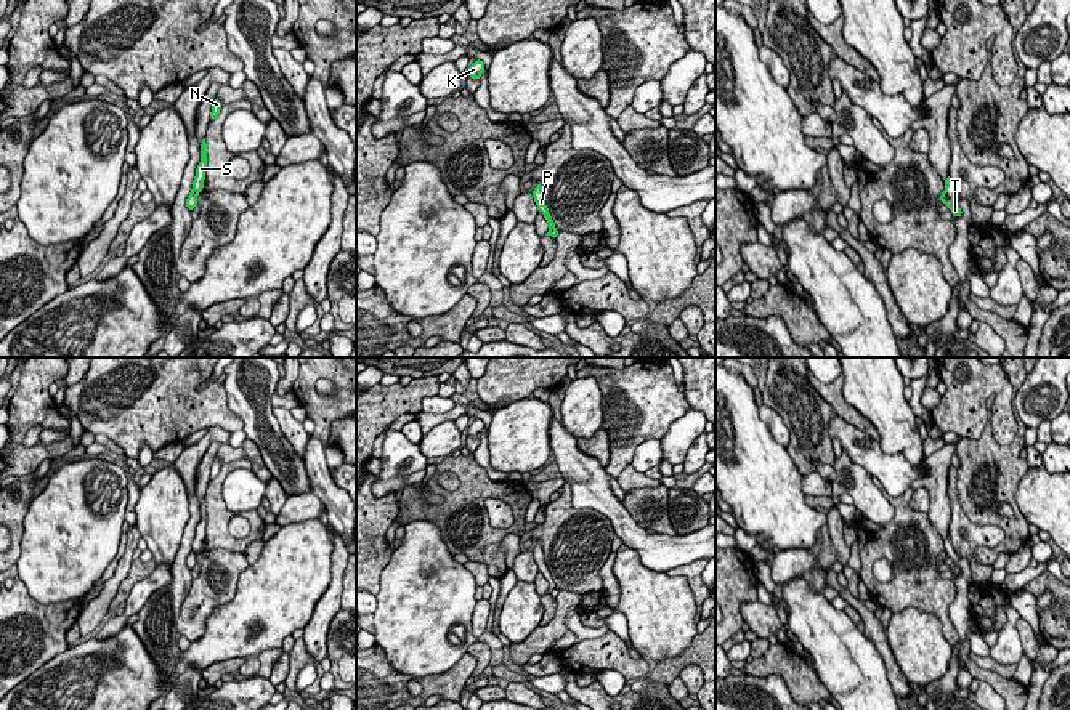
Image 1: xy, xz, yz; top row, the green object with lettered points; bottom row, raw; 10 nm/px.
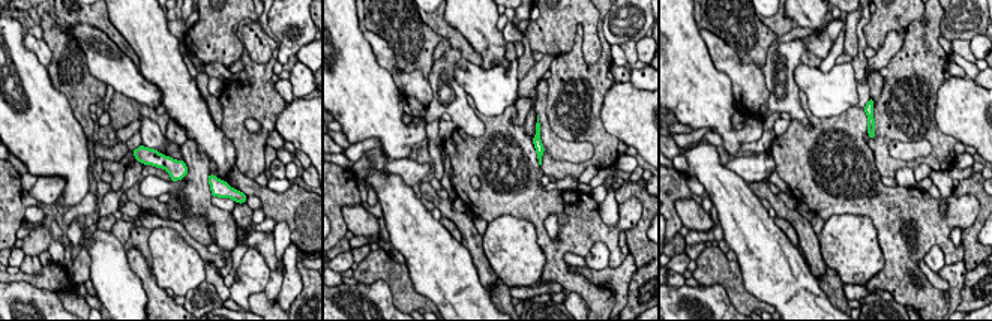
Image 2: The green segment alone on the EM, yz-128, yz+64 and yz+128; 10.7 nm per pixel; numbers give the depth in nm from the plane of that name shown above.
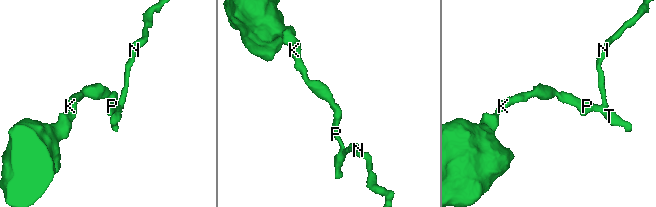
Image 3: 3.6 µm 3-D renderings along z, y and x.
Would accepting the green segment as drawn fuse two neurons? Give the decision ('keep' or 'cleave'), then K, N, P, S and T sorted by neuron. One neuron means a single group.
cleave; groups K P T / N S

